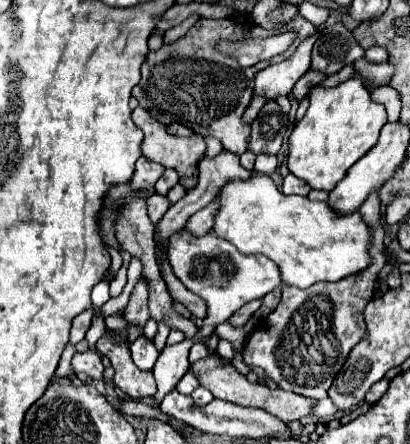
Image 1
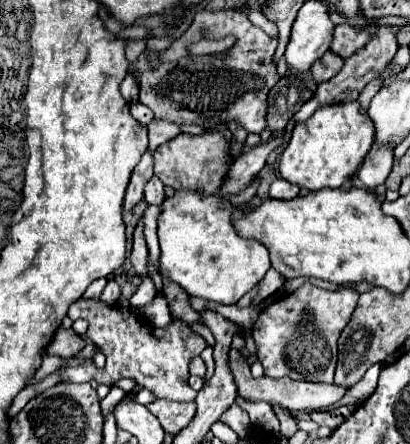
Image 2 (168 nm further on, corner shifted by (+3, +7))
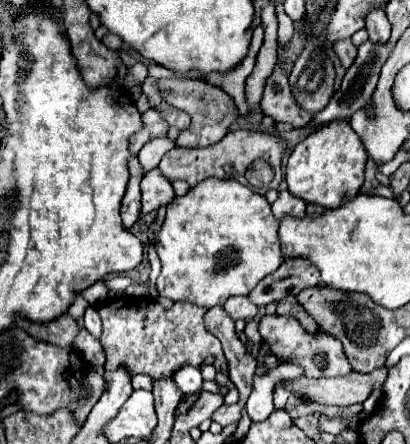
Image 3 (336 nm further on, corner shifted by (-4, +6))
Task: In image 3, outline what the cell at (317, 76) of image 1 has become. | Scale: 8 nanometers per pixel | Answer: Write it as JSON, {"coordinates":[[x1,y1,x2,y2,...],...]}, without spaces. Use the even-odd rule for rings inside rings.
{"coordinates":[[346,38,346,40,338,40,338,42,334,44,334,50,336,50,336,54,338,54,338,58,340,58,340,62,342,62,344,68,350,68,352,62,356,60,356,52,358,52,358,48,352,44,350,38]]}

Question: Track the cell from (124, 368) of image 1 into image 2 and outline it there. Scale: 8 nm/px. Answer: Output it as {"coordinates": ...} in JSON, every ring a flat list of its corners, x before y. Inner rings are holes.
{"coordinates":[[79,299,71,305,69,309,69,317,75,319,87,319,89,321,89,329,87,329,87,337,91,341,95,341,95,345,101,349,101,353,105,355,107,363,105,369,99,371,91,361,87,361,83,367,69,367,69,369,61,369,55,371,47,377,43,377,41,381,25,387,15,399,13,405,9,409,9,415,15,417,23,405,37,393,53,387,59,381,71,381,71,383,85,383,89,379,95,379,97,383,105,383,105,385,113,385,117,379,133,379,139,387,149,389,157,399,167,399,167,401,183,401,189,403,195,399,195,391,191,391,187,379,189,379,189,361,193,357,197,357,203,349,205,349,205,339,193,331,189,331,189,325,183,321,173,321,167,329,157,329,153,325,149,325,149,321,145,321,143,317,135,317,133,313,119,313,117,307,109,307,103,301,87,301,87,299]]}

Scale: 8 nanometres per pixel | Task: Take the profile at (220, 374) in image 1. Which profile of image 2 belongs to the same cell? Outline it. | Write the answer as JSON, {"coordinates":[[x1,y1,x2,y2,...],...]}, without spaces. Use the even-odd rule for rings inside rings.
{"coordinates":[[231,347,229,351,229,369,233,373,233,379,235,379,235,385,237,385,237,391,239,395,245,399,245,401,267,401,271,405,281,405,283,409,287,411,323,411,327,409,329,405,337,403,343,393,347,389,341,389,337,385,321,385,321,383,309,383,309,381,293,381,293,379,271,379,271,377,259,377,259,379,253,379,251,377,251,371,249,371,249,365,247,361,241,357,241,353,237,351,237,347]]}

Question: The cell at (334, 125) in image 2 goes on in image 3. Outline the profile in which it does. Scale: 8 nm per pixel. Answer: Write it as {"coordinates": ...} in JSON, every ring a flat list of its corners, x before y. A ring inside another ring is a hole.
{"coordinates":[[330,122,292,150,286,166,288,192,302,198,306,204,318,204,324,210,332,210,360,192,364,182,364,164,366,150,360,136,350,128,348,122]]}

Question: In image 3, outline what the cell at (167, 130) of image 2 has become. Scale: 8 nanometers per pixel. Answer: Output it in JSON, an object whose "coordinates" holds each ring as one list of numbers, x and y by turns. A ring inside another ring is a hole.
{"coordinates":[[156,138,156,140,150,140,142,146,142,150,138,152,138,160,140,160,140,166,146,172,150,172,152,168,156,168,160,164,160,158,172,150,172,140,170,138]]}

